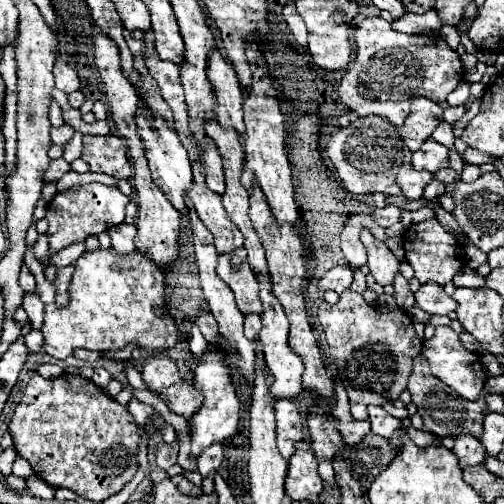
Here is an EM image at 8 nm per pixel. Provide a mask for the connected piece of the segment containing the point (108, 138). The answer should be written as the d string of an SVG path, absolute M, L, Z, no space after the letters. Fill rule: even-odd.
M84 135L82 159L90 165L90 171L106 173L116 179L128 179L132 175L126 143L114 135Z

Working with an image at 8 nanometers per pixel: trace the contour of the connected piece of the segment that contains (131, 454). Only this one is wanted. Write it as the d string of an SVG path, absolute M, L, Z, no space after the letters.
M34 371L22 393L20 403L16 405L8 431L12 433L14 449L18 451L18 455L32 465L34 473L42 481L50 483L56 489L58 487L70 489L76 495L90 499L94 503L102 503L104 499L120 493L120 489L126 483L130 483L138 469L140 437L142 435L154 437L154 433L158 433L160 427L156 425L154 417L150 417L144 427L136 425L132 413L128 411L128 405L118 403L114 397L110 397L106 391L102 391L82 375L64 373L56 379L44 379L40 373Z

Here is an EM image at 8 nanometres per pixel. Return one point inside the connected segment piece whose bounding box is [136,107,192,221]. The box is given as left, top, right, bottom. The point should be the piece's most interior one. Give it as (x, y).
(168, 161)

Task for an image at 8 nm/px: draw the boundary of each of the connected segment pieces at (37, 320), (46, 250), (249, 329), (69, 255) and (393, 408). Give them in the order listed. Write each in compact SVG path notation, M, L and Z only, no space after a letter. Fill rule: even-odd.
M26 293L24 295L24 303L22 303L28 319L32 321L32 327L34 329L40 329L40 323L42 323L42 317L44 317L44 303L40 301L38 293Z
M42 233L38 235L38 241L32 245L32 253L39 261L48 261L50 257L50 247L48 247L48 235Z
M258 315L246 317L246 321L244 321L244 333L246 333L246 337L248 337L250 341L254 341L254 339L258 337L260 329L262 329L262 321L260 321Z
M78 243L78 245L68 247L68 249L60 249L56 255L50 257L50 265L54 265L56 269L66 267L66 265L74 263L82 253L84 253L84 243Z
M398 399L398 401L388 401L388 403L384 403L384 409L386 409L390 415L398 417L398 419L404 419L404 417L408 417L406 405L404 405L400 399Z

